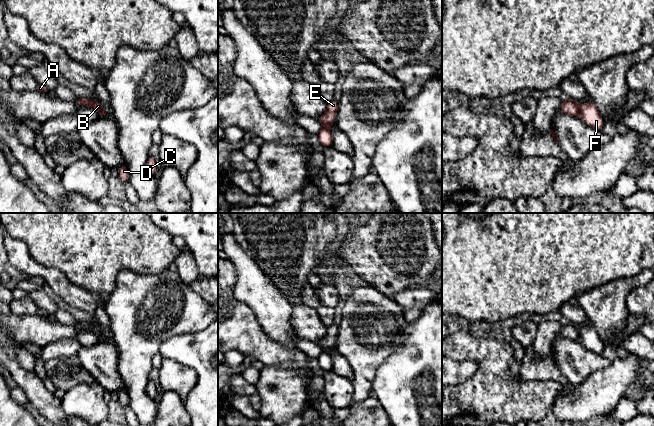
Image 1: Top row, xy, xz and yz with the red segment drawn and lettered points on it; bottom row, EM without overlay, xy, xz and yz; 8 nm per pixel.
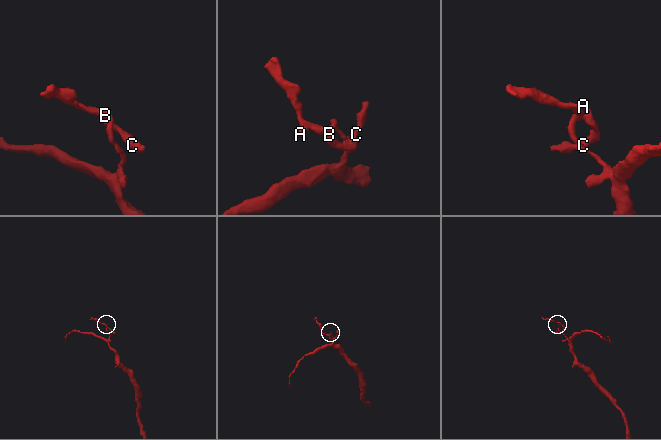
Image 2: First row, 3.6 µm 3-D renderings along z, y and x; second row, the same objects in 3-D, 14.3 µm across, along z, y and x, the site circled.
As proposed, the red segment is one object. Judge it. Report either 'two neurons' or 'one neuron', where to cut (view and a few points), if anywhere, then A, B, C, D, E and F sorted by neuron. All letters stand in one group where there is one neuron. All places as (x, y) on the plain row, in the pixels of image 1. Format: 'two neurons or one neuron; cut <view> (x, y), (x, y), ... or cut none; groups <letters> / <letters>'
two neurons; cut yz (578, 328), (579, 338); groups A B D E / C F

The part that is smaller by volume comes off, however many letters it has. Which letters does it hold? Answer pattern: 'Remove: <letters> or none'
Remove: C, F

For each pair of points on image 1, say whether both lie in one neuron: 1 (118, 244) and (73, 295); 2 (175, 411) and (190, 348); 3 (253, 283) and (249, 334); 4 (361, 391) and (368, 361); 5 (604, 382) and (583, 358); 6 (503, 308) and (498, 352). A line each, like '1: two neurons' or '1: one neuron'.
1: two neurons
2: two neurons
3: two neurons
4: one neuron
5: two neurons
6: two neurons

